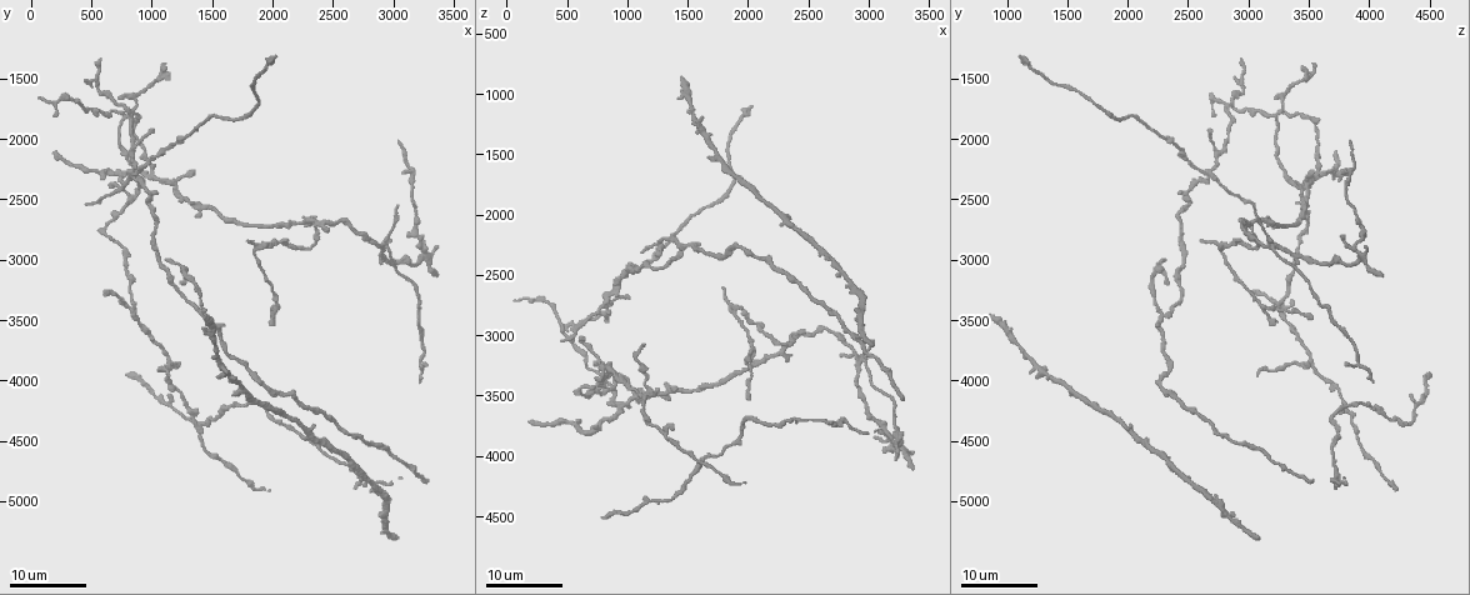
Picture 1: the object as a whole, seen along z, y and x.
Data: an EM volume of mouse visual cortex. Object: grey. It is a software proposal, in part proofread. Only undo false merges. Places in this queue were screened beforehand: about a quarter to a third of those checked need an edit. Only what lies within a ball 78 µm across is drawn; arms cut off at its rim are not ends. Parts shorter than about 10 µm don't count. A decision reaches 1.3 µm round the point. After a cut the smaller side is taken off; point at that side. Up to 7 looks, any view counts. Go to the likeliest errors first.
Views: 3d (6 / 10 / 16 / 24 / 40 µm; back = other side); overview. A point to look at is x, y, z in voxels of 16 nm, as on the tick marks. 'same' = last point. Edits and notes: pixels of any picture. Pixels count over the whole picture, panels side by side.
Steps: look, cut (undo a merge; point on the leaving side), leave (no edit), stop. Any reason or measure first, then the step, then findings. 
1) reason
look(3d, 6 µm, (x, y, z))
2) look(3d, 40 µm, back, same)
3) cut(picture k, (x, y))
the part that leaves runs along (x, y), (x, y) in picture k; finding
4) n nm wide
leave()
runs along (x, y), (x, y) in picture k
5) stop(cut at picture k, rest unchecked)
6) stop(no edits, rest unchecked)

thin arm on a thick one
look(3d, 16 µm, (820, 3420, 3280))

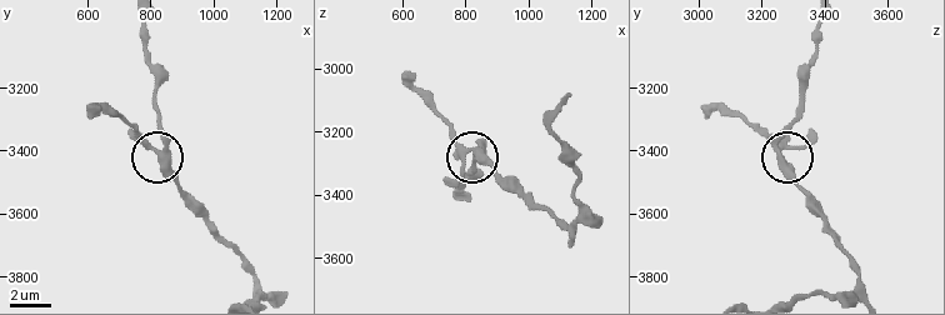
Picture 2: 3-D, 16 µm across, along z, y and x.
look(3d, 6 µm, (810, 3400, 3260))

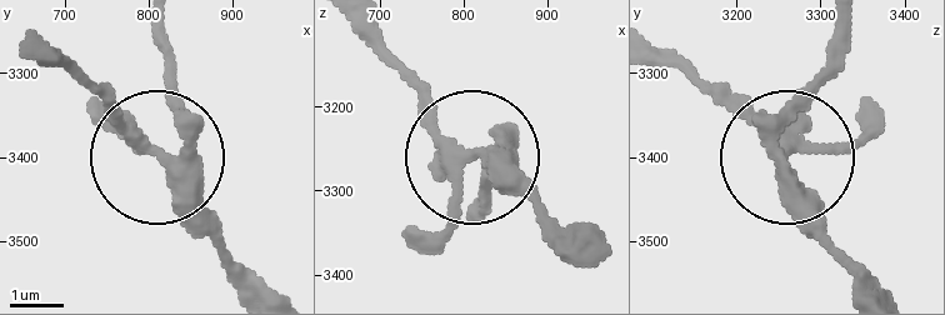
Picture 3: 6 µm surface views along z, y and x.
5 arms
leave()
one cell here

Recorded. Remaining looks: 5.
look(3d, 24 µm, (2940, 2880, 3220))

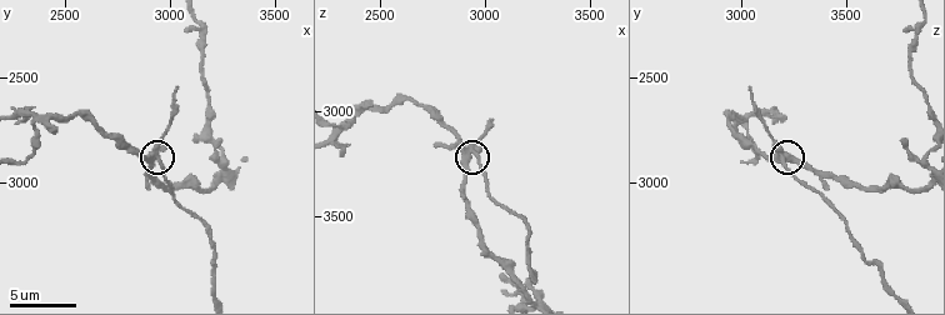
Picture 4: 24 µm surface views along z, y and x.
closer look
look(3d, 6 µm, (2940, 2890, 3200))

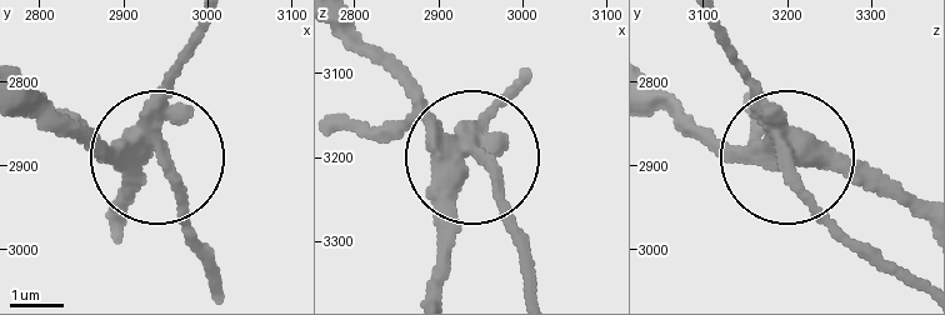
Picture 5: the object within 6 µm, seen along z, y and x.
look(3d, 6 µm, back, (2950, 2890, 3200))

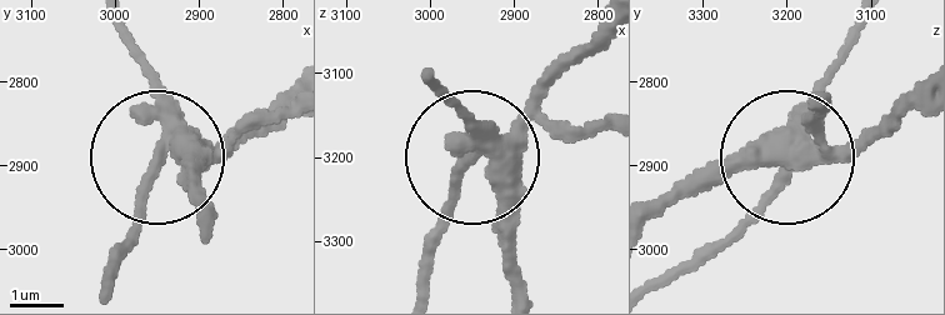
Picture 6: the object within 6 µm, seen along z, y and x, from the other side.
330 nm wide
cut(picture 6, (136, 61))
the part that leaves runs along (168, 123), (114, 284) in picture 6; a second cell is stuck on

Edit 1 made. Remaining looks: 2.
sudden change in width
look(3d, 16 µm, (1880, 2880, 2760))

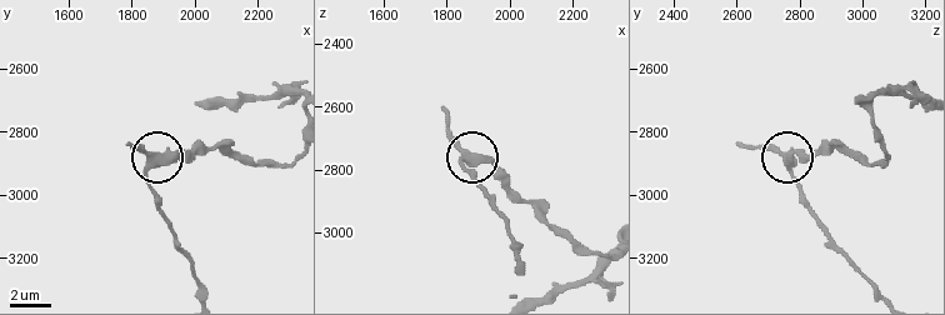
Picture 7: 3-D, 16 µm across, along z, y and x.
look(3d, 10 µm, (1880, 2890, 2770))

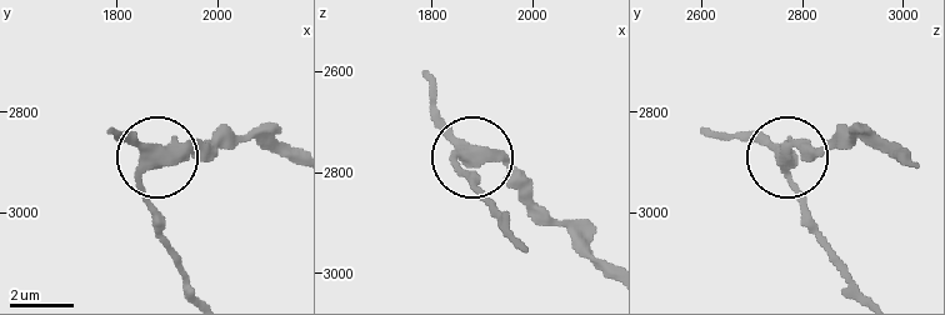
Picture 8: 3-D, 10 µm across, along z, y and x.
3 arms
leave()
runs along (288, 160), (230, 141), (158, 160), (141, 183), (158, 236) in picture 8; one cell here

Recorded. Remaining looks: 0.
stop(cut at picture 6, rest unchecked)

